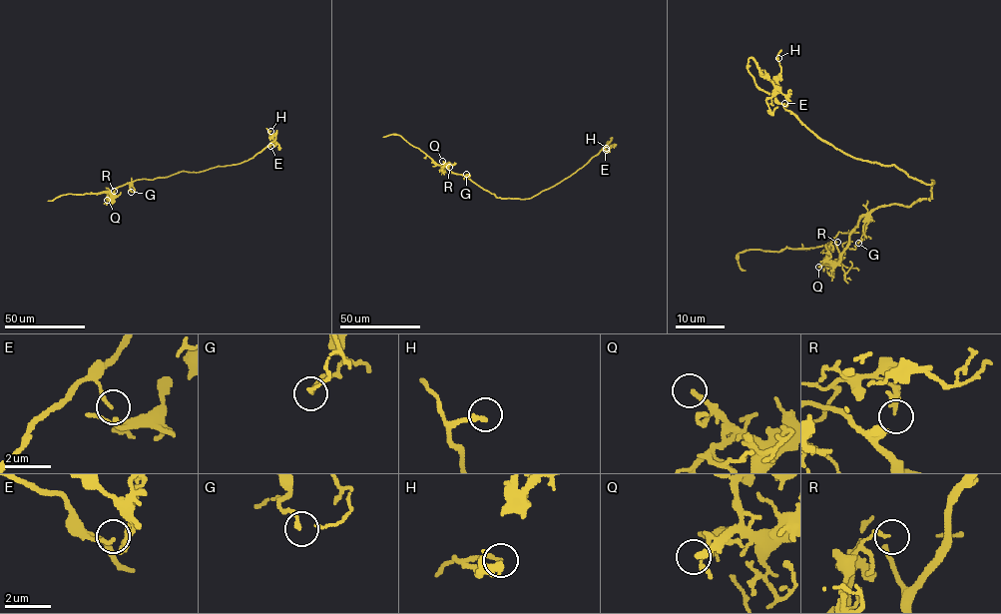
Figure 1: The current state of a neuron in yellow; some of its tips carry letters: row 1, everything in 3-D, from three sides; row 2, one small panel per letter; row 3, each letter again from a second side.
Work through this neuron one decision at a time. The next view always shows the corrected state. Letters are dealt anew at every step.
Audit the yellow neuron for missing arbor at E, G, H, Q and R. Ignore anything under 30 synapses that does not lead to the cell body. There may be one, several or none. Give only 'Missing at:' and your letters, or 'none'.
Missing at: Q

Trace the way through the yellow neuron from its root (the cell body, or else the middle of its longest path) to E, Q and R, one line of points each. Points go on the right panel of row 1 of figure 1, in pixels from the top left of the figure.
E: (931, 183), (912, 178), (895, 165), (883, 166), (849, 156), (822, 141), (778, 103), (784, 103)
Q: (931, 183), (930, 199), (919, 199), (909, 207), (882, 205), (863, 215), (840, 259), (818, 267)
R: (931, 183), (930, 199), (909, 207), (882, 205), (863, 215), (840, 259), (830, 263), (828, 246), (837, 242)

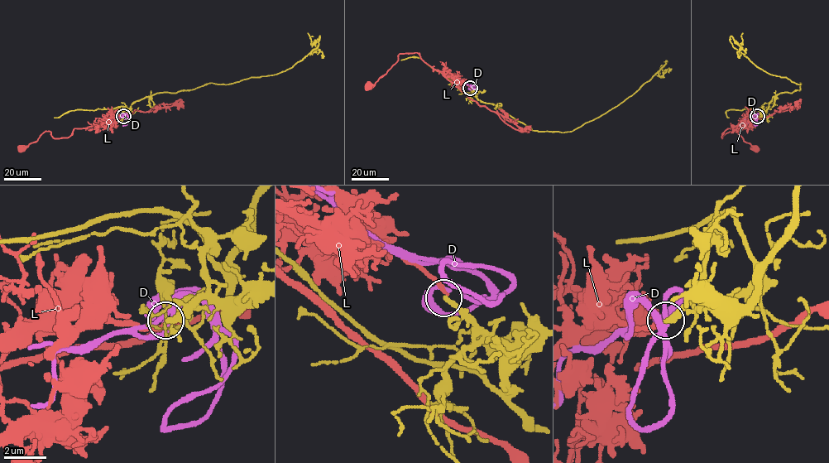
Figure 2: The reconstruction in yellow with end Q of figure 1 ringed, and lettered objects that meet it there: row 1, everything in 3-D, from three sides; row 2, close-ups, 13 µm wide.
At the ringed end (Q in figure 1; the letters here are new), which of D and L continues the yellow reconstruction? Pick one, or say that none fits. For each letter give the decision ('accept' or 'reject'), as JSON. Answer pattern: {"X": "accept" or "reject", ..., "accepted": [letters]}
{"D": "reject", "L": "reject", "accepted": []}

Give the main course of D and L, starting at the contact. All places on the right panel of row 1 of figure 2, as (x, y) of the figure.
D: (756, 116), (758, 113), (745, 122)
L: (756, 116), (752, 116), (740, 126), (728, 128), (721, 135), (722, 138), (726, 132), (735, 131), (754, 148)

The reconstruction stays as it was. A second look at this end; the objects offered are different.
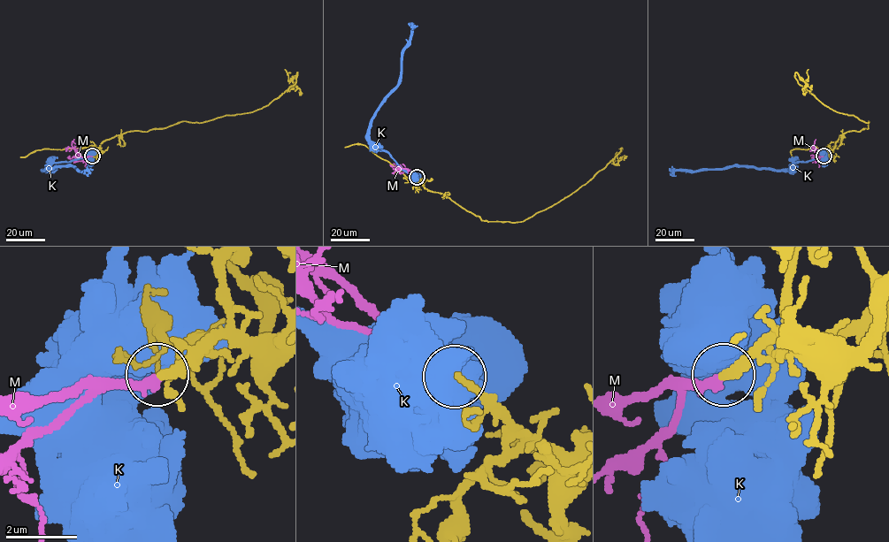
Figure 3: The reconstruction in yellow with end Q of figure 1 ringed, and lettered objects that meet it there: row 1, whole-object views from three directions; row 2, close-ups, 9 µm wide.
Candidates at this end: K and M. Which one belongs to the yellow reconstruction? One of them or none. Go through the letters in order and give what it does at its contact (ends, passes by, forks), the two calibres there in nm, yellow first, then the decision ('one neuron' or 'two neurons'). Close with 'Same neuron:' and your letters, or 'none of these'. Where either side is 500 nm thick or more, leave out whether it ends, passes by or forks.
K: 260 nm thick on the yellow side, 1000 nm on the other; two neurons
M: it ends there; 280 nm thick on the yellow side, 260 nm on the other; one neuron
Same neuron: M

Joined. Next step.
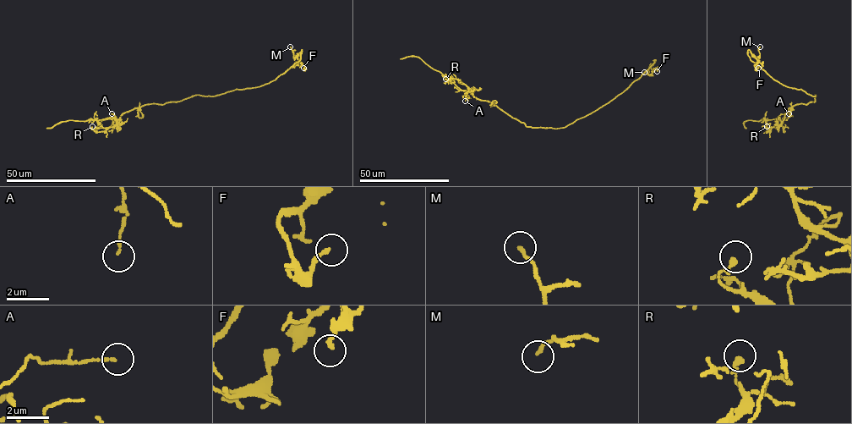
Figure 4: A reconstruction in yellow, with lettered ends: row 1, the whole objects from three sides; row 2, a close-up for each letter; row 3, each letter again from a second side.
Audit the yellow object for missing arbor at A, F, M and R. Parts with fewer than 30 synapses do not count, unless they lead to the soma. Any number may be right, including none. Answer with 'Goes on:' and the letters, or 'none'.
Goes on: none

